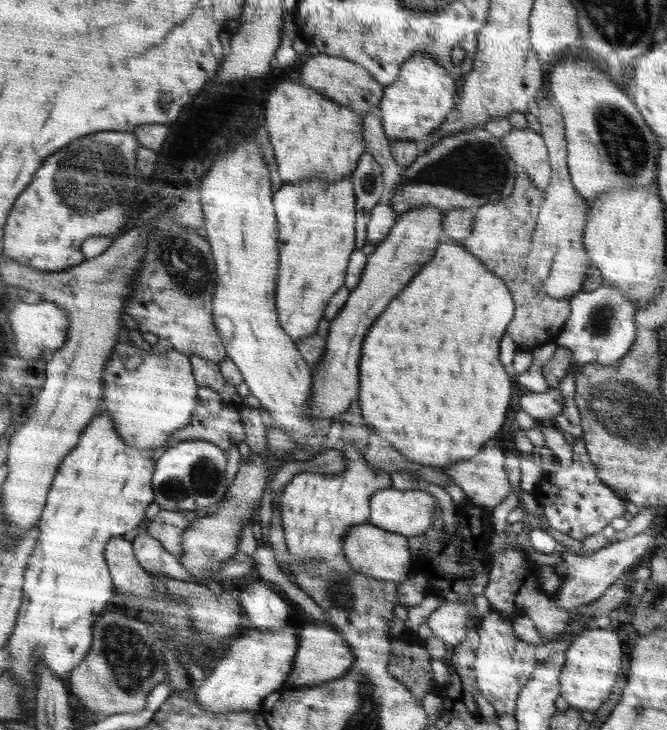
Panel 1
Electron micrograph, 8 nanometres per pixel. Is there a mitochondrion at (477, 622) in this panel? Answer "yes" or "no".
no

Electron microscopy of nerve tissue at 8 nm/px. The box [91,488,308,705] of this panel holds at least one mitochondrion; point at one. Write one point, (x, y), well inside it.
(130, 657)

